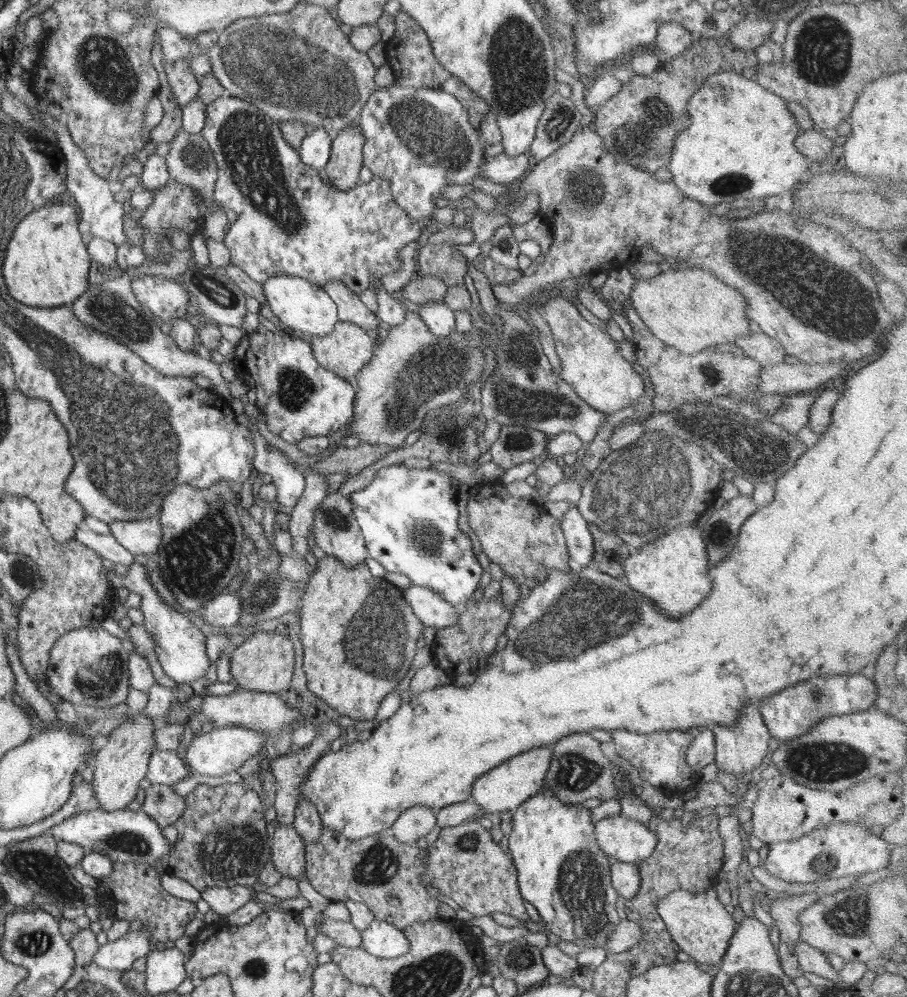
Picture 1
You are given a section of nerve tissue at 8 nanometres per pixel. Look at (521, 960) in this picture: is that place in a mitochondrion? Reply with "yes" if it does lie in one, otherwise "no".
yes

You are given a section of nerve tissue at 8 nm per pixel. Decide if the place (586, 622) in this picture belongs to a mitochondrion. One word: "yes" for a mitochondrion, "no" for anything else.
yes

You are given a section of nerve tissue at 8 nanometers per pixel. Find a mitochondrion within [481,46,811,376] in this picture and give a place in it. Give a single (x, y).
(645, 134)

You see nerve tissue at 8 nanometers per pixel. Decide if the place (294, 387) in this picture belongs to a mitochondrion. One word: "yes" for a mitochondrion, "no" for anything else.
yes

